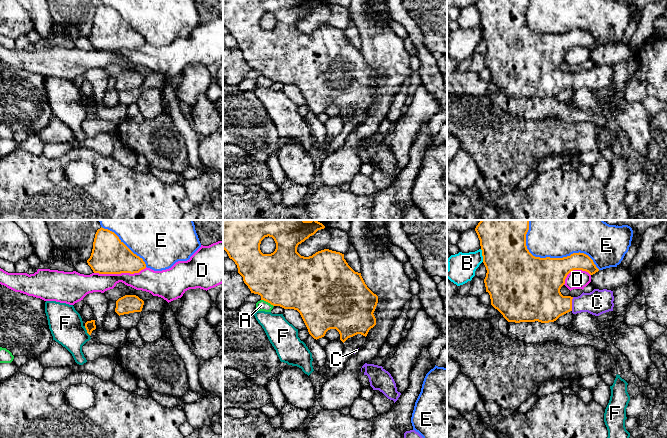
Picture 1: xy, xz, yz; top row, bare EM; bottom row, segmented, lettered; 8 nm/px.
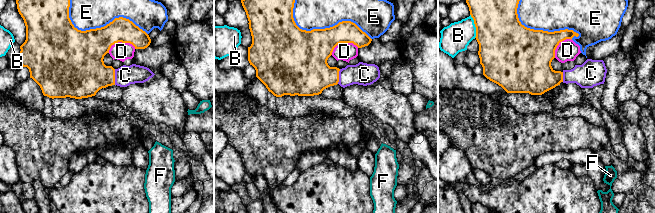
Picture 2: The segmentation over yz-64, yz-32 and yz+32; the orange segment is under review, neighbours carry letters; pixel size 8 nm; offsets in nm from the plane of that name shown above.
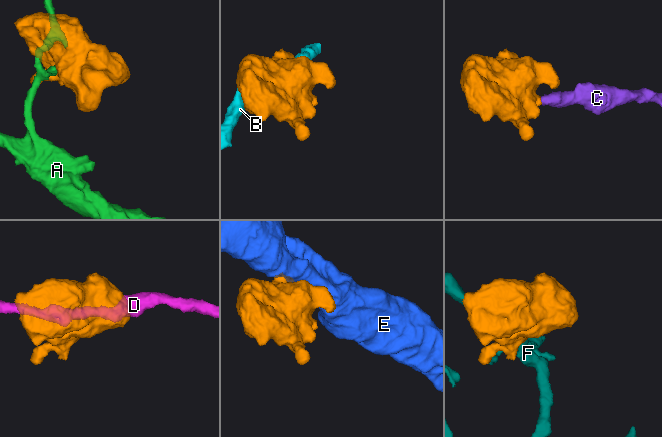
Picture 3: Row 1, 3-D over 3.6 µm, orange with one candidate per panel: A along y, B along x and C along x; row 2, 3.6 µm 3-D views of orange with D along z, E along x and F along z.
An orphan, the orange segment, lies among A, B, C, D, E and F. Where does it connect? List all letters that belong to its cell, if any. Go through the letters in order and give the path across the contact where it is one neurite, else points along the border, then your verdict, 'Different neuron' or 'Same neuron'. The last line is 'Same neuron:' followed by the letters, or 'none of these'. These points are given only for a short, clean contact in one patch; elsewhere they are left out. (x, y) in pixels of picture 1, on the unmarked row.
A: Different neuron
B: Different neuron
C: Same neuron
D: Different neuron
E: Different neuron
F: Boundary: xy (84, 102), (89, 111). Different neuron
Same neuron: C

